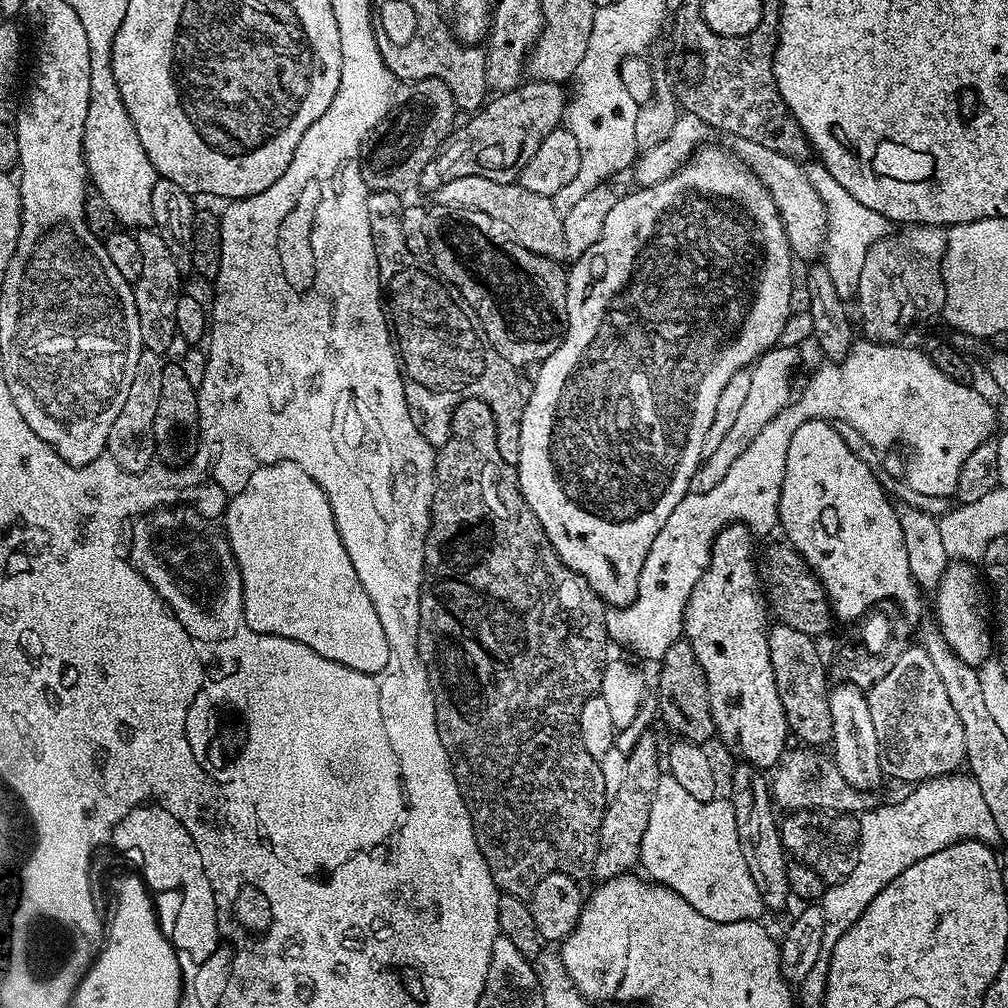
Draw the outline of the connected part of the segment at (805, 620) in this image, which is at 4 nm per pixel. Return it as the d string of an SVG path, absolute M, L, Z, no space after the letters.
M787 542L779 543L770 545L765 550L764 557L759 557L758 560L758 580L762 585L767 607L779 623L794 626L794 630L802 630L802 634L807 636L821 638L834 625L832 603L828 600L822 582L796 553L796 549Z

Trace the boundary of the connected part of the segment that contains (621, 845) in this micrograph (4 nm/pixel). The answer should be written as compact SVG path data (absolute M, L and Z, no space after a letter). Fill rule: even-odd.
M644 736L626 756L626 778L618 789L618 794L607 801L598 838L598 854L592 864L592 872L597 881L603 882L631 873L640 863L642 834L646 834L646 822L650 822L650 806L658 794L662 775L662 752L656 749L656 740Z

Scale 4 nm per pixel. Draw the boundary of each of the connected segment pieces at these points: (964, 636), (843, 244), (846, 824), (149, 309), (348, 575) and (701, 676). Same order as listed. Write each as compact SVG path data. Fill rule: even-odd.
M968 562L949 563L947 570L944 572L944 577L942 577L940 580L939 589L935 593L935 596L937 595L936 596L936 620L937 622L935 621L935 623L938 625L938 631L940 635L943 636L946 643L949 644L949 646L952 647L954 651L958 654L958 658L962 658L962 662L966 662L967 664L971 664L973 666L979 666L983 664L985 660L989 659L989 657L993 655L993 652L994 652L994 624L993 624L993 621L990 619L990 612L988 616L989 597L986 595L986 588L985 588L985 585L982 583L981 573L977 571L977 569L976 569L976 572L977 572L976 573L975 570L972 568L975 568L975 567L973 567L973 565Z
M808 162L803 165L803 169L810 186L818 190L818 198L822 198L828 215L828 242L822 257L823 263L830 270L830 278L834 278L834 290L838 290L845 302L851 301L856 295L862 262L866 262L868 248L889 235L890 221L882 214L874 214L874 210L866 210L866 206L862 206L854 194L846 194L846 190L834 182L834 174L830 174L824 164Z
M801 810L785 815L779 821L780 837L784 843L784 851L793 861L810 866L814 874L824 879L825 885L842 882L854 870L854 862L858 862L858 846L860 845L860 822L855 815L847 812L829 814L823 810Z
M140 230L135 233L138 251L142 253L142 274L134 281L136 309L138 310L138 326L142 330L142 342L149 352L167 353L172 339L177 339L176 315L178 302L182 295L180 279L182 273L172 256L172 248L162 242L162 238L154 230Z
M245 494L226 505L226 530L242 564L236 573L242 578L239 602L246 625L260 634L302 642L314 654L360 673L383 673L390 658L386 630L382 630L378 610L374 610L366 586L358 582L346 546L342 546L330 502L312 500L312 508L304 508L304 512L300 512L300 504L296 508L288 504L288 524L300 520L300 516L312 516L312 520L320 520L320 528L328 528L328 532L312 532L312 536L304 532L304 540L288 540L284 536L286 498L278 496L278 500L272 500L267 494L256 495ZM280 599L292 604L292 608Z
M682 638L678 642L674 642L674 646L670 646L670 650L666 650L666 654L658 661L658 668L660 668L660 681L656 684L656 692L660 695L660 716L664 719L665 726L673 732L673 737L688 740L691 744L707 745L707 740L716 736L716 727L710 710L706 674L698 662L698 654L694 654L690 642Z

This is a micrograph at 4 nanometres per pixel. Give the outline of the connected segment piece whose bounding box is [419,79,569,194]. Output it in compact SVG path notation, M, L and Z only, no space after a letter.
M529 79L508 92L493 95L469 119L473 120L469 124L461 123L444 141L436 157L426 162L419 187L431 194L446 186L446 182L454 182L454 178L471 176L494 178L494 182L507 184L519 181L526 162L530 162L538 146L542 146L542 138L561 127L564 110L568 107L568 97L564 84L534 79Z

